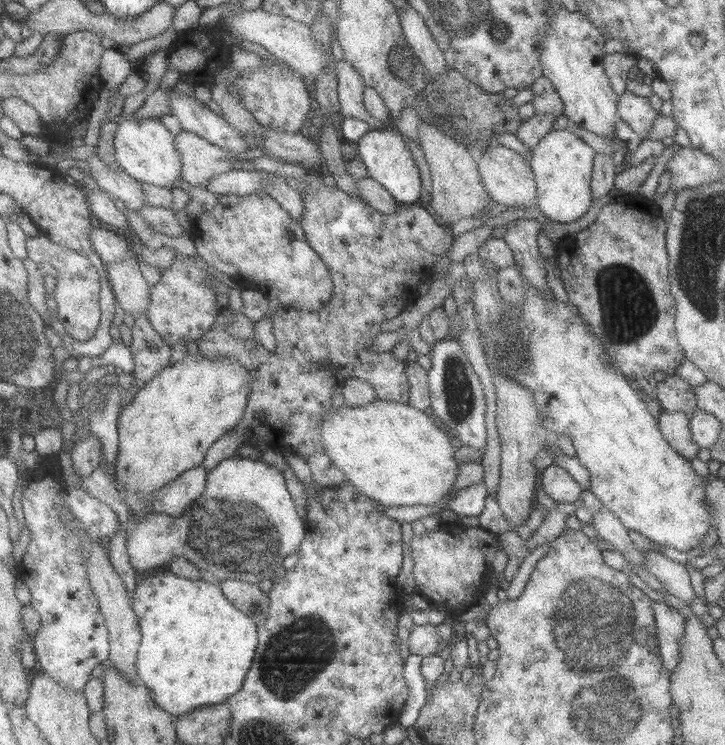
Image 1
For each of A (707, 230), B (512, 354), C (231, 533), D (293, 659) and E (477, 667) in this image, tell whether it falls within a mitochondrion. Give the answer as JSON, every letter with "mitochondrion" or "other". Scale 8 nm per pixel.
{"A":"mitochondrion","B":"mitochondrion","C":"mitochondrion","D":"mitochondrion","E":"other"}

